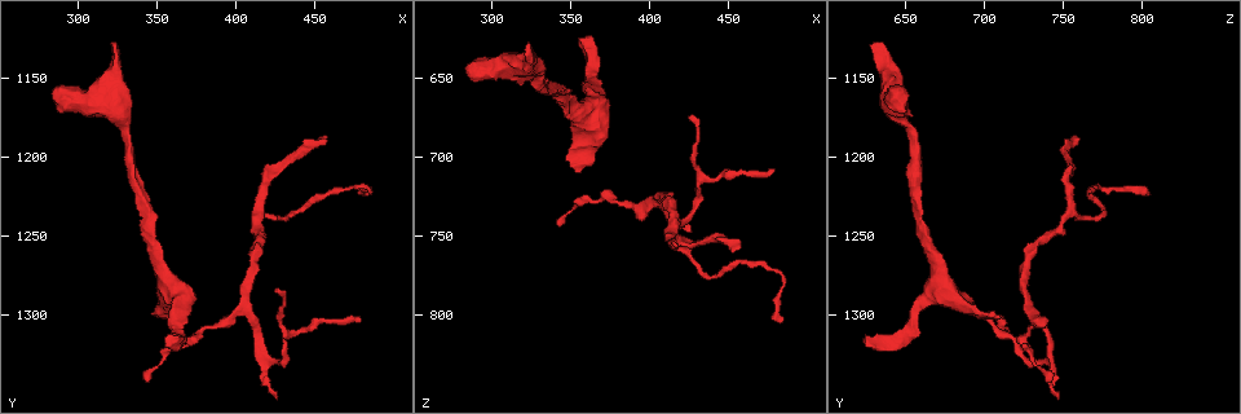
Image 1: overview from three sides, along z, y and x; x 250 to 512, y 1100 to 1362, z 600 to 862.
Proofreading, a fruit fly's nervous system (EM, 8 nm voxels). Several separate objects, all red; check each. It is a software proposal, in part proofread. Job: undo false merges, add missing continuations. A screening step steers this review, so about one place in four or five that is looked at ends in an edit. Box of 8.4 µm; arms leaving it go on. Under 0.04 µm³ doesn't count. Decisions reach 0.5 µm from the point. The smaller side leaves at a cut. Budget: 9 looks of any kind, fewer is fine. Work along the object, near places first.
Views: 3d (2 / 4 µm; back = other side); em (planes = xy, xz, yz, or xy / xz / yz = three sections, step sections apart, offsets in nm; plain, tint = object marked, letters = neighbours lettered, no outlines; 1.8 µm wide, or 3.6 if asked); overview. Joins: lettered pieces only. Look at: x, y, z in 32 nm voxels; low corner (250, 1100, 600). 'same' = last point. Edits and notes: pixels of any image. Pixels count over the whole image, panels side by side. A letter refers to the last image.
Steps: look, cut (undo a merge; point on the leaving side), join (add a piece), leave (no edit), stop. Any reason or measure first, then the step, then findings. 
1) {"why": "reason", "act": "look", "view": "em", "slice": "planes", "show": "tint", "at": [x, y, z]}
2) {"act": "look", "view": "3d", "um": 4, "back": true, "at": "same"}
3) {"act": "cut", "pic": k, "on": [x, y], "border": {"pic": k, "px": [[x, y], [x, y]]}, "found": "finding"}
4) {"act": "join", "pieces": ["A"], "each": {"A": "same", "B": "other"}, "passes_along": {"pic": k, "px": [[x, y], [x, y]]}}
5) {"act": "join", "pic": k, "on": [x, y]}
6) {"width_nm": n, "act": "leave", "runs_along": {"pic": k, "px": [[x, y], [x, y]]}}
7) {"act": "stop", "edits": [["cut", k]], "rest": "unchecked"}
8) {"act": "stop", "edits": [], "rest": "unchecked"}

{"act": "look", "view": "3d", "um": 4, "at": [356, 1318, 626]}

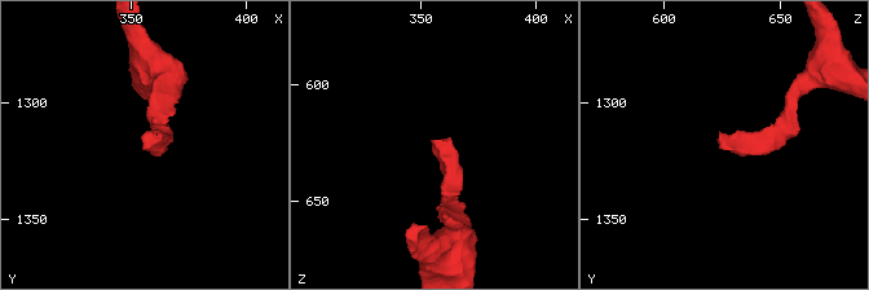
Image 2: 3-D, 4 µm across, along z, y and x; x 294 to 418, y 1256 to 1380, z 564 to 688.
{"act": "look", "view": "em", "um": 3.6, "slice": "planes", "show": "tint", "at": [355, 1321, 625]}

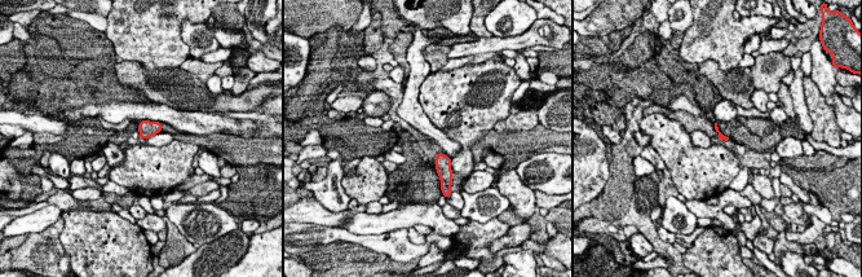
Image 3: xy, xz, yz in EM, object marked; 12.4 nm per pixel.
{"why": "see the neighbours", "act": "look", "view": "em", "um": 3.6, "slice": "planes", "show": "letters", "at": "same"}

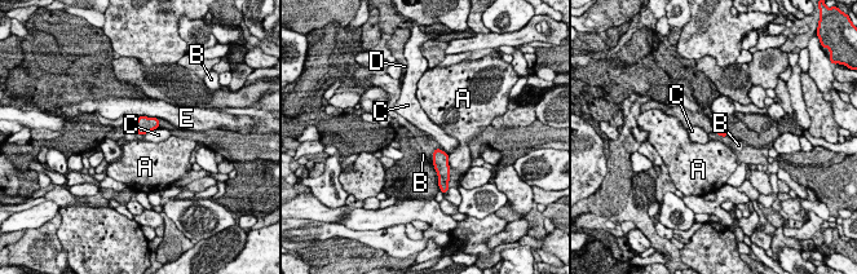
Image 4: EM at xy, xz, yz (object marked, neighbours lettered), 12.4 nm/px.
{"act": "join", "pieces": ["D"], "each": {"A": "other", "B": "other", "C": "other", "D": "same", "E": "other"}, "passes_along": {"pic": 4, "px": [[719, 132], [712, 126], [694, 119]]}, "found": "it goes on there"}

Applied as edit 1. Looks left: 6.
{"act": "look", "view": "overview"}

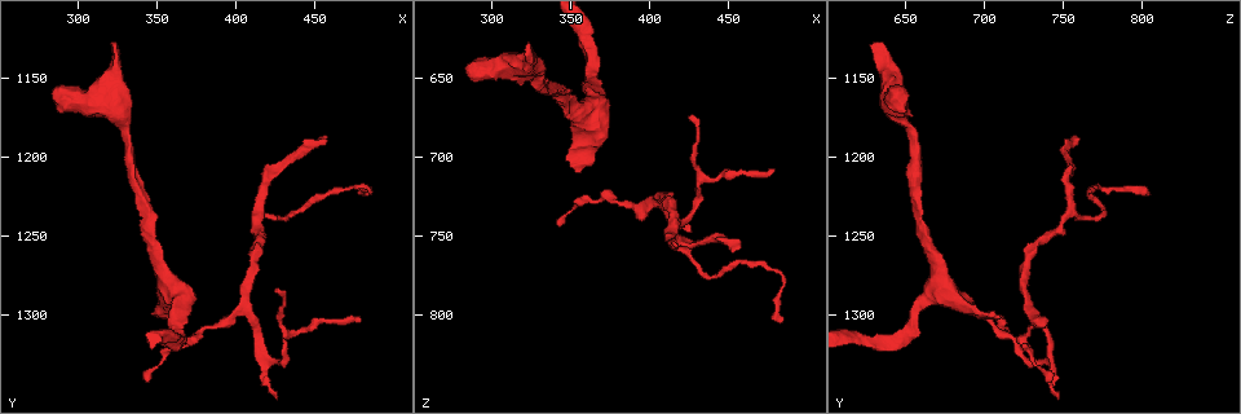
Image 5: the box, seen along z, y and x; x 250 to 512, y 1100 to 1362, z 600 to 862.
{"why": "sudden change in width", "act": "look", "view": "em", "slice": "planes", "show": "letters", "at": [358, 1278, 670]}

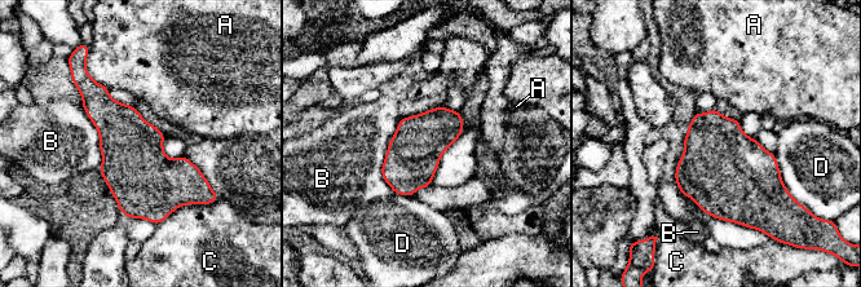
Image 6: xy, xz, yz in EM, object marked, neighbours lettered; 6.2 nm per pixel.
{"width_nm": 340, "act": "leave", "each": {"A": "other", "B": "other", "C": "other", "D": "other"}, "border": {"pic": 6, "px": [[401, 119], [382, 167], [393, 193]]}, "found": "continuous, no second neuron"}

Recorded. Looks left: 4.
{"why": "branch stops here", "act": "look", "view": "3d", "um": 2, "at": [454, 1186, 758]}

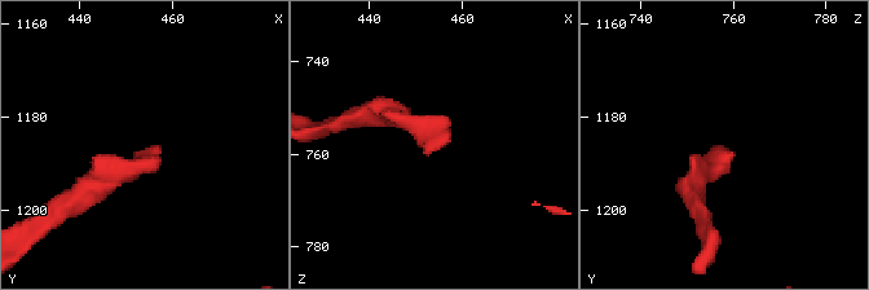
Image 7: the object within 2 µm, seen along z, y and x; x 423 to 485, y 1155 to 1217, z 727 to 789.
{"act": "look", "view": "em", "slice": "planes", "show": "letters", "at": [455, 1186, 758]}

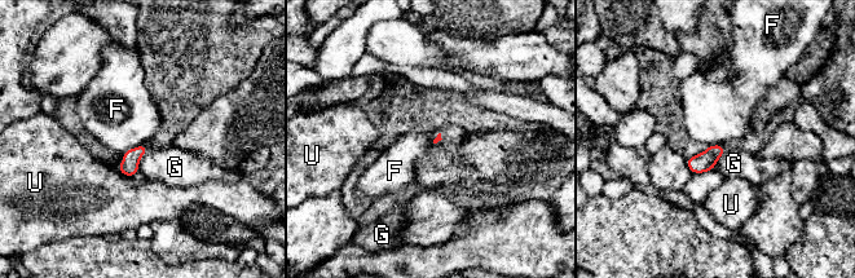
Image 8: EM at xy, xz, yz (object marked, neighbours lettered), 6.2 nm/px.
{"longest_contact_nm": ["G", 160], "act": "leave", "each": {"F": "other", "G": "other", "U": "other"}, "found": "no lettered piece goes on from it"}

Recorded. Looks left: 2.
{"why": "branch stops here", "act": "look", "view": "em", "slice": "xz", "step": 8, "show": "letters", "at": [286, 1160, 648]}

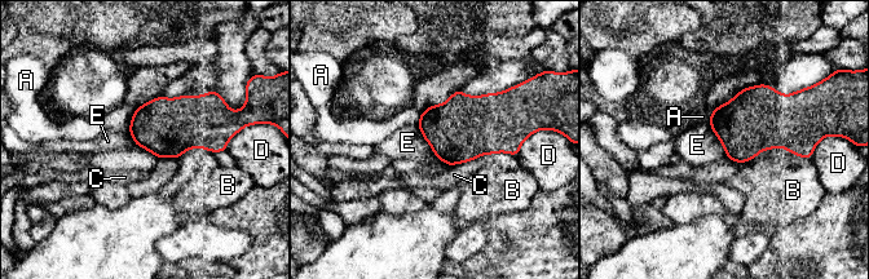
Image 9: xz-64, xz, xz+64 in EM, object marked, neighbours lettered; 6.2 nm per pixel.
{"act": "look", "view": "em", "slice": "planes", "show": "letters", "at": "same"}

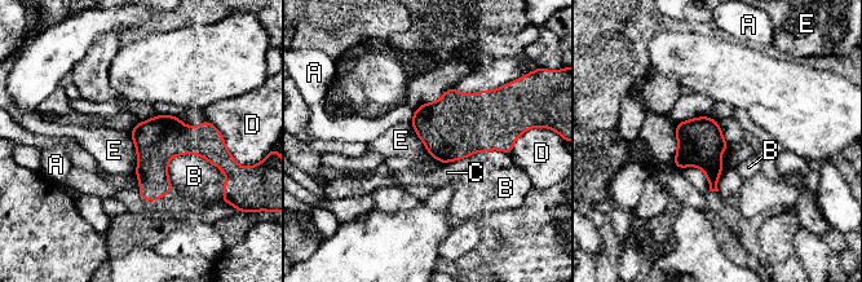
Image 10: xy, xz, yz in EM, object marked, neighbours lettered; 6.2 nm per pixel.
{"longest_contact_nm": ["B", 360], "act": "leave", "each": {"A": "other", "B": "other", "C": "other", "D": "other", "E": "other"}, "found": "none of them fits"}

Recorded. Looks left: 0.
{"act": "stop", "edits": [["join", 4]], "rest": "unchecked"}

